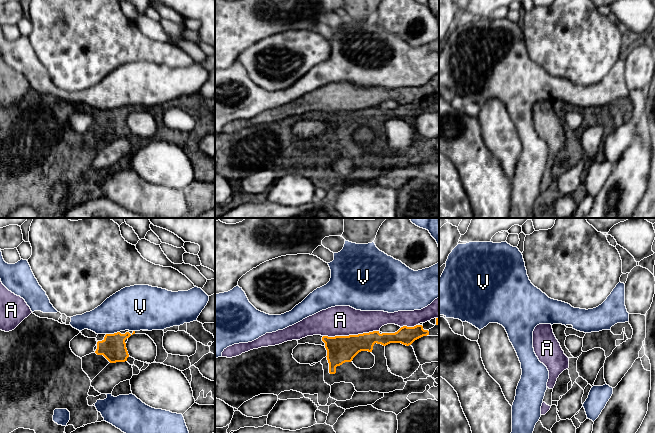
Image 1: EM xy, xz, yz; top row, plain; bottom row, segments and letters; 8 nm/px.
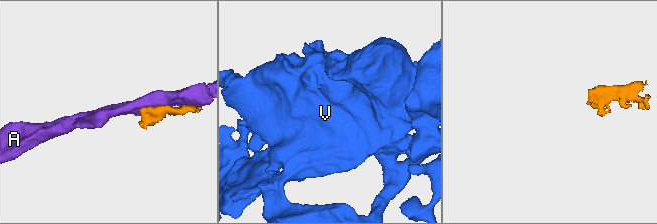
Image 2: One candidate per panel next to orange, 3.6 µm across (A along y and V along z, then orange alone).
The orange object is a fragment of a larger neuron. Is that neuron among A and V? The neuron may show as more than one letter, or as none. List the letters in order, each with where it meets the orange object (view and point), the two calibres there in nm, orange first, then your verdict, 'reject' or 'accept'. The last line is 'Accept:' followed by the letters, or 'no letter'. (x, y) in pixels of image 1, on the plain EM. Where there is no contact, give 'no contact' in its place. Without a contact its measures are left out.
A: xz (350, 111) | 220/240 nm | reject
V: xy (112, 110) | 200/340 nm | reject
Accept: no letter

